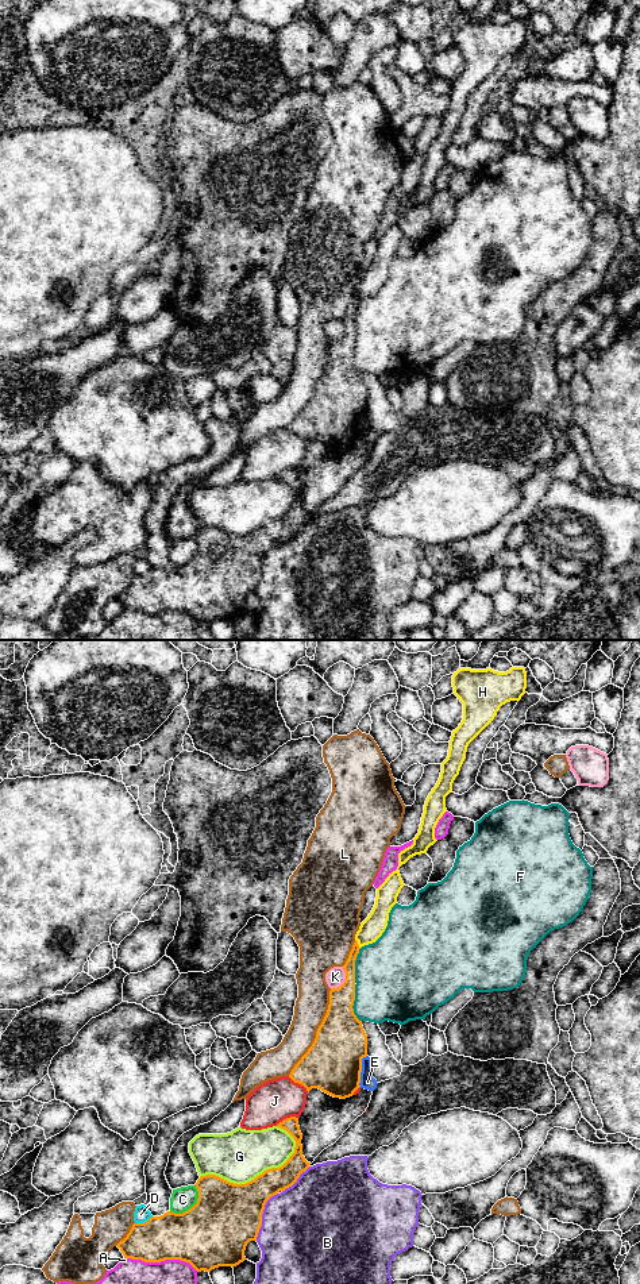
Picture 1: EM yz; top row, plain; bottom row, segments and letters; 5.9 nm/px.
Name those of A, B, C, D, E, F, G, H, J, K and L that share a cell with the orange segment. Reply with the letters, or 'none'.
none

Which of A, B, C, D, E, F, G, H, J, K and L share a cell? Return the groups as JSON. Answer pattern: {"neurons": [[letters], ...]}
{"neurons": [["A"], ["B"], ["C"], ["D"], ["E", "H"], ["F"], ["G"], ["J"], ["K"], ["L"]]}

